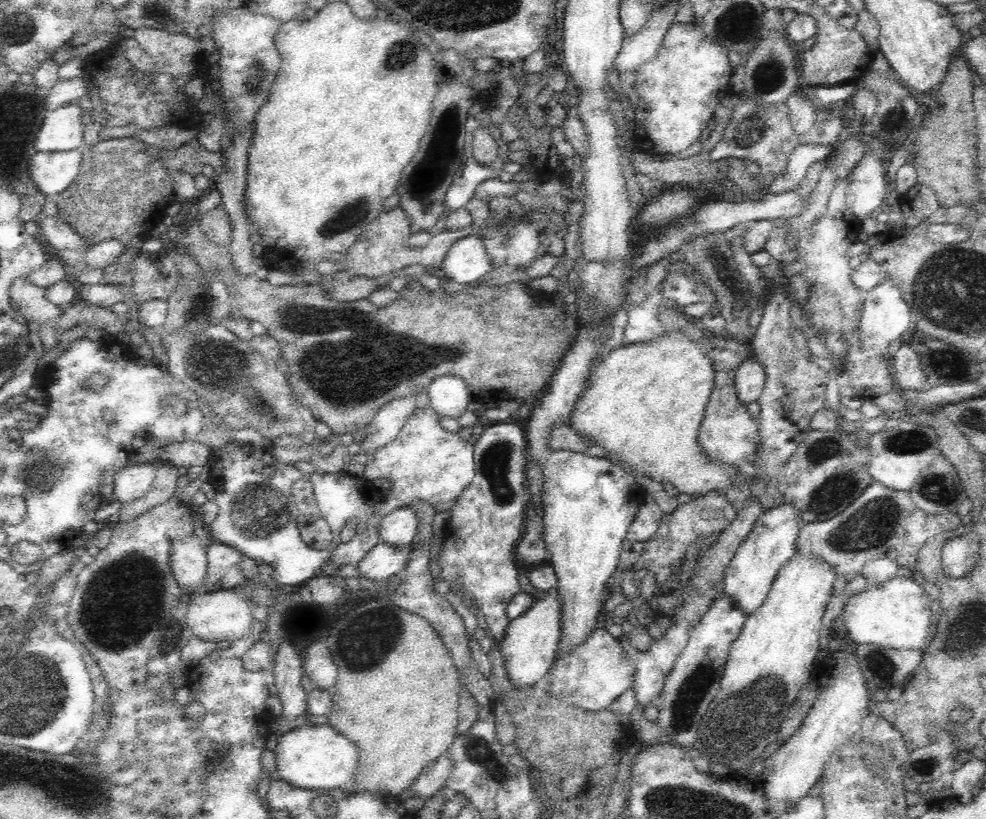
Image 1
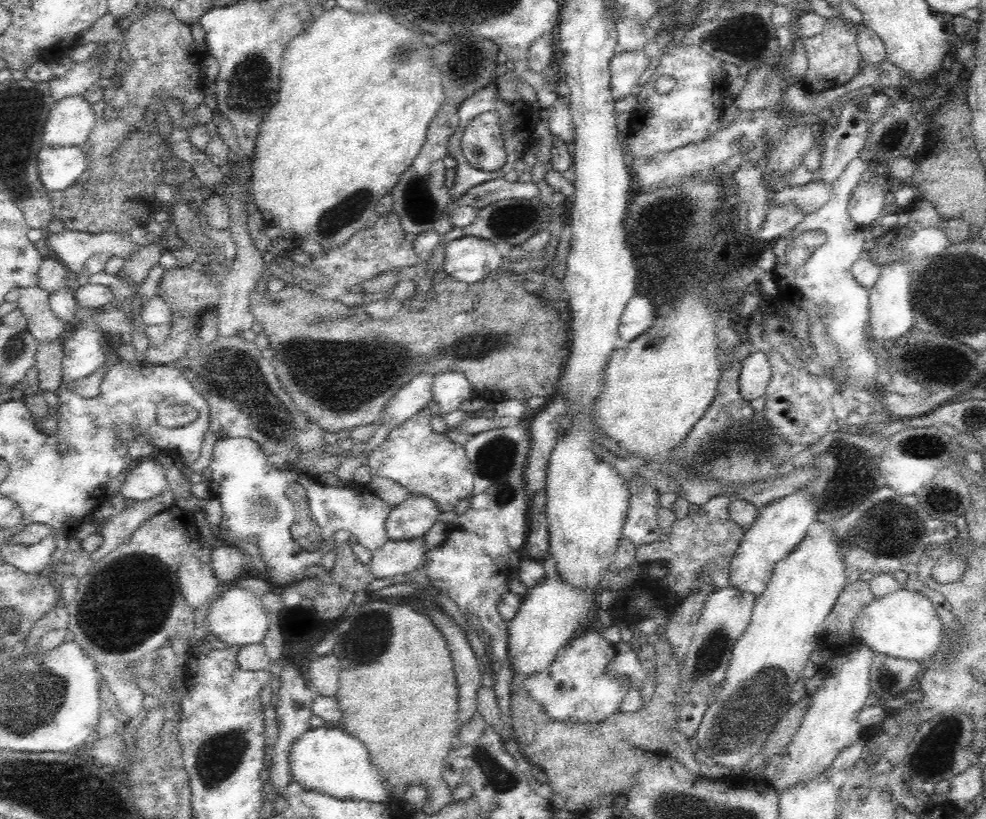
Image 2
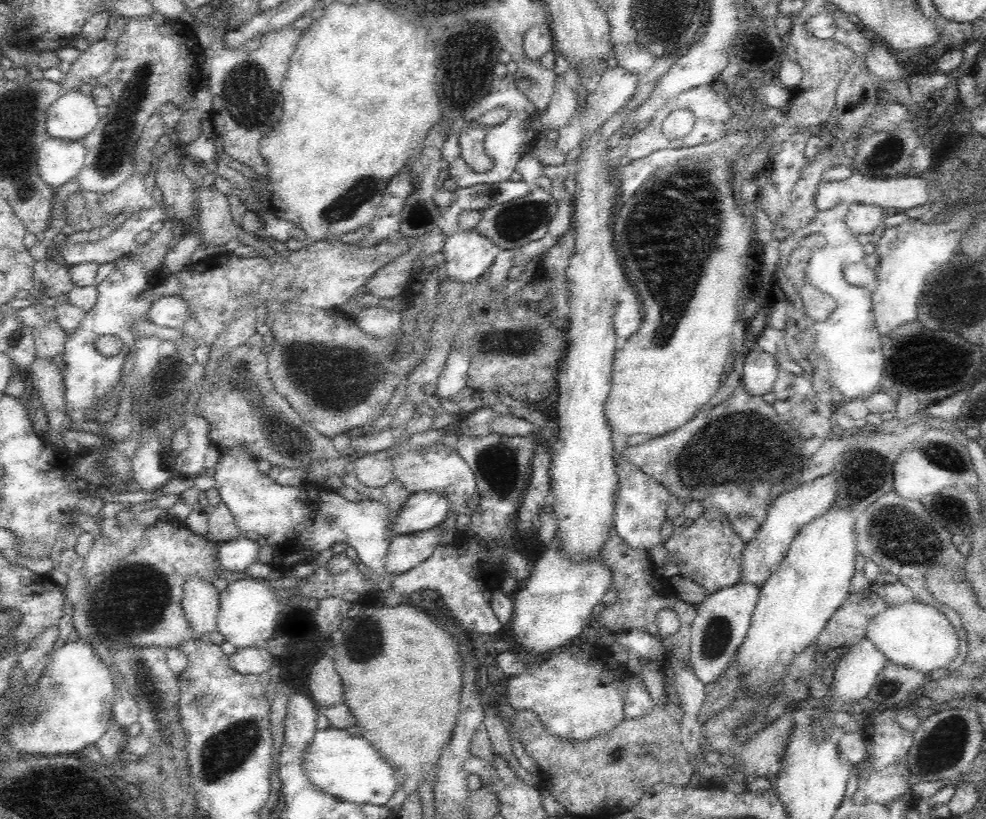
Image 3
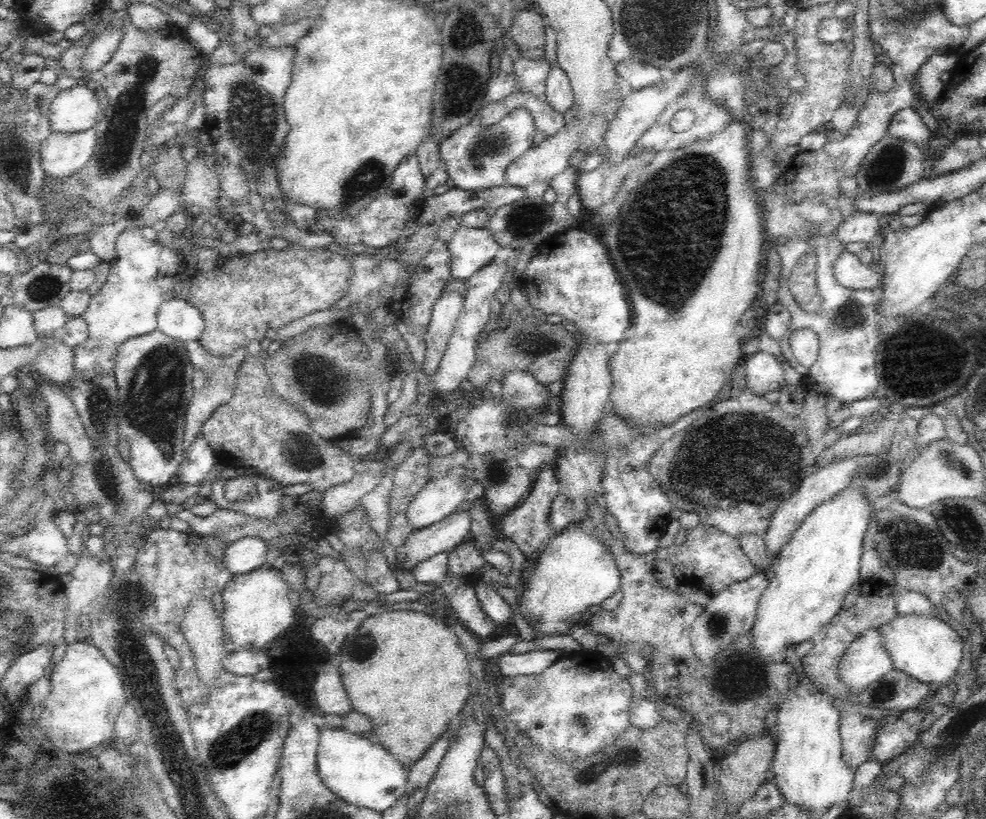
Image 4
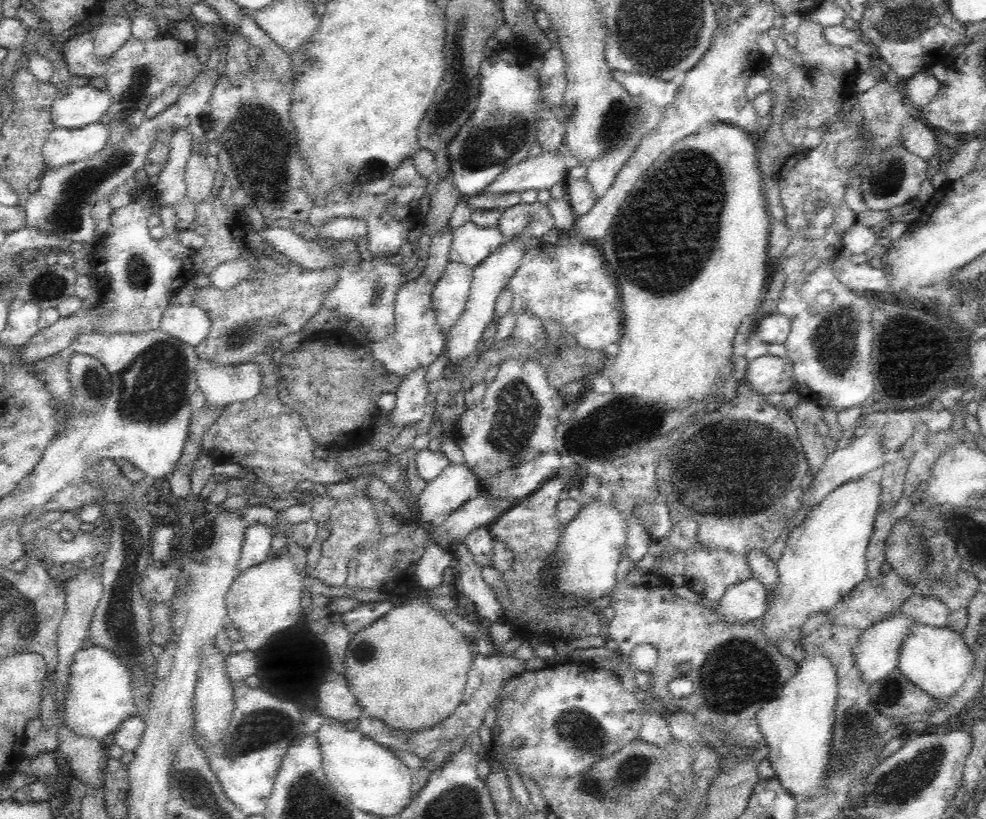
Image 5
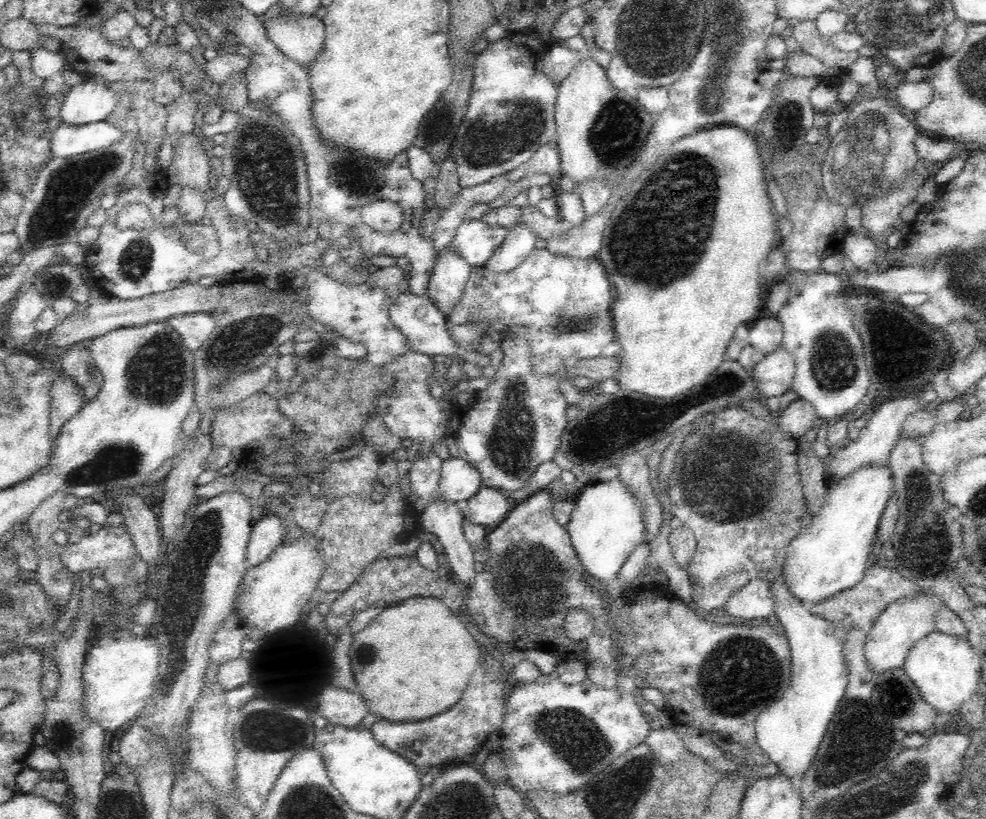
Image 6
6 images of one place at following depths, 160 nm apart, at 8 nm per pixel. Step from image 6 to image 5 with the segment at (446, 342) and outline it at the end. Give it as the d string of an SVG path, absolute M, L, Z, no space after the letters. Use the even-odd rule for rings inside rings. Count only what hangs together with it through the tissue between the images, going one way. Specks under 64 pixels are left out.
M446 227L430 236L429 257L427 258L421 276L405 282L397 292L393 312L393 317L395 318L394 332L384 338L384 340L370 341L367 346L372 351L373 356L386 367L386 372L396 374L397 377L408 376L408 373L418 371L420 368L426 370L439 356L443 355L443 351L445 350L446 336L445 332L442 332L442 329L436 323L436 311L432 308L431 294L436 286L437 280L443 275L445 268L451 261L449 259L449 252L453 238L452 234L452 229Z

